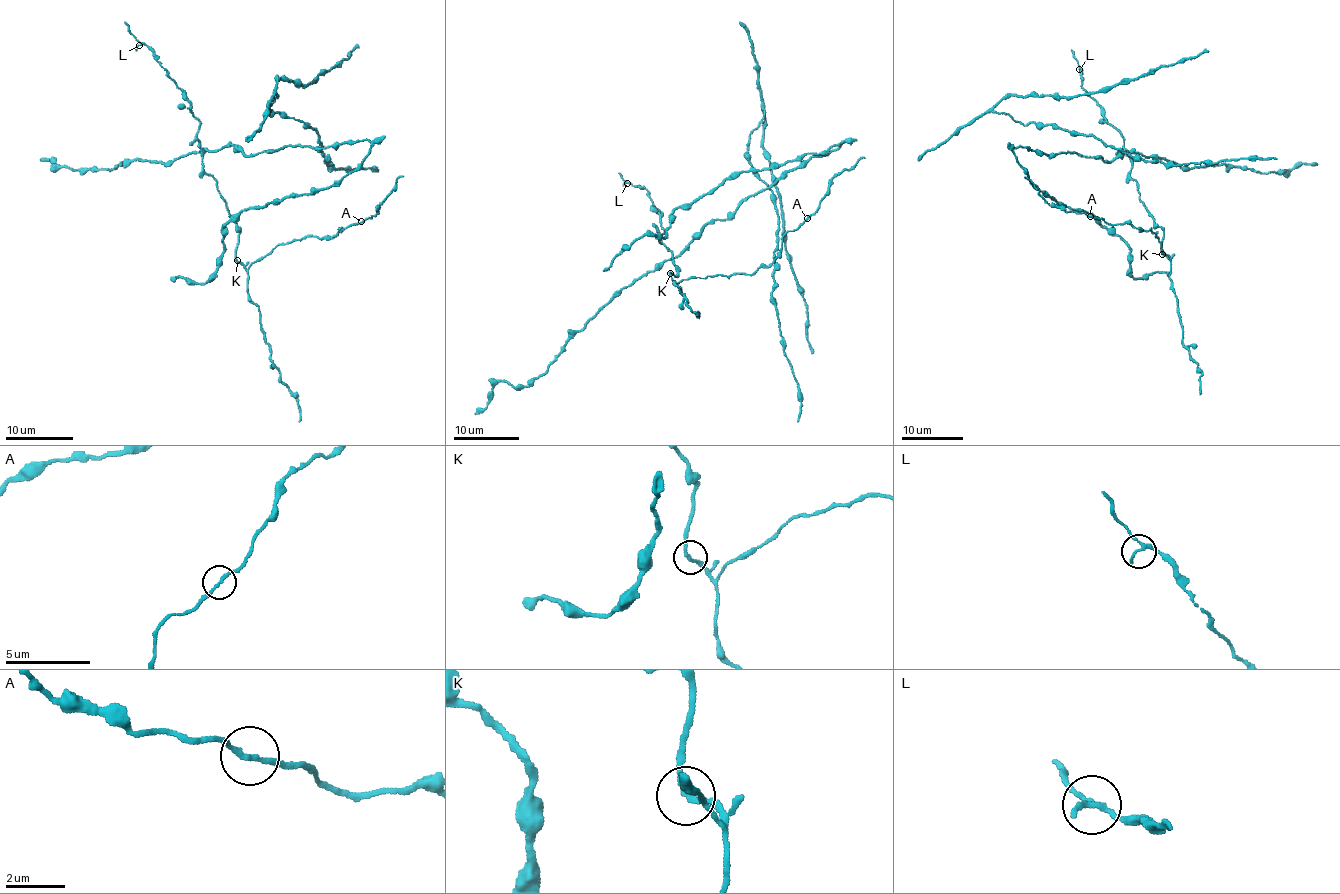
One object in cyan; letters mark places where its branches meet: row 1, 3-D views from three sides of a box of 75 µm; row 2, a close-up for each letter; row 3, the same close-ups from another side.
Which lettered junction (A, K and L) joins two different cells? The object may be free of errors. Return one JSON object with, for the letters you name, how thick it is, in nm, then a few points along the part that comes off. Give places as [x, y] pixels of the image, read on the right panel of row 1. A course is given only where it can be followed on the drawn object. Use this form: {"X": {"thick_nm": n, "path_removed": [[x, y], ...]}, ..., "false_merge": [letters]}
{"A": {"thick_nm": 170}, "false_merge": ["A"]}

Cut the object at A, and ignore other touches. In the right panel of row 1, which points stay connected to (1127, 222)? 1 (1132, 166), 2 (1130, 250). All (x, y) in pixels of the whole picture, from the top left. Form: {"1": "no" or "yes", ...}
{"1": "yes", "2": "no"}

